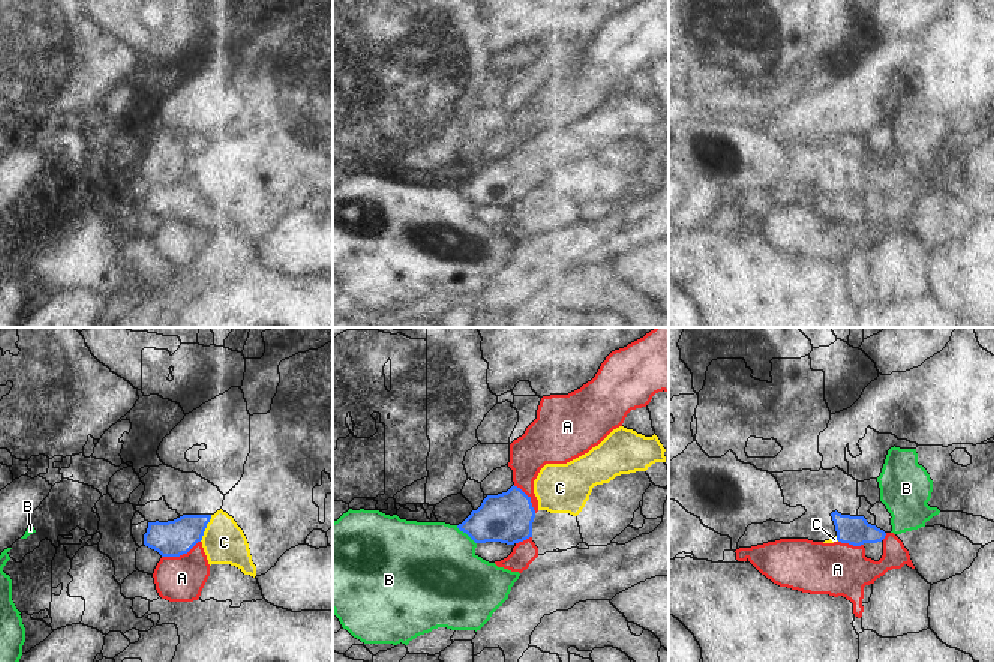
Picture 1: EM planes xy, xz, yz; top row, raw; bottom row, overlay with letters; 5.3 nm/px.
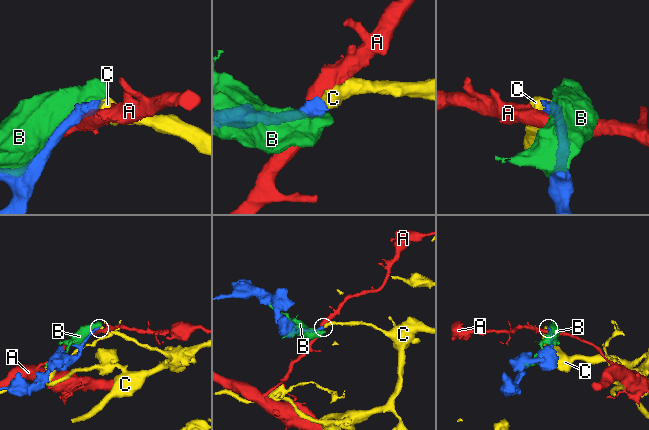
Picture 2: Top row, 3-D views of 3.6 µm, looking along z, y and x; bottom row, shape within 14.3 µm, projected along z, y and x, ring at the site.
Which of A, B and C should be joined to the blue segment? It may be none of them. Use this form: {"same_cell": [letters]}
{"same_cell": ["C"]}

